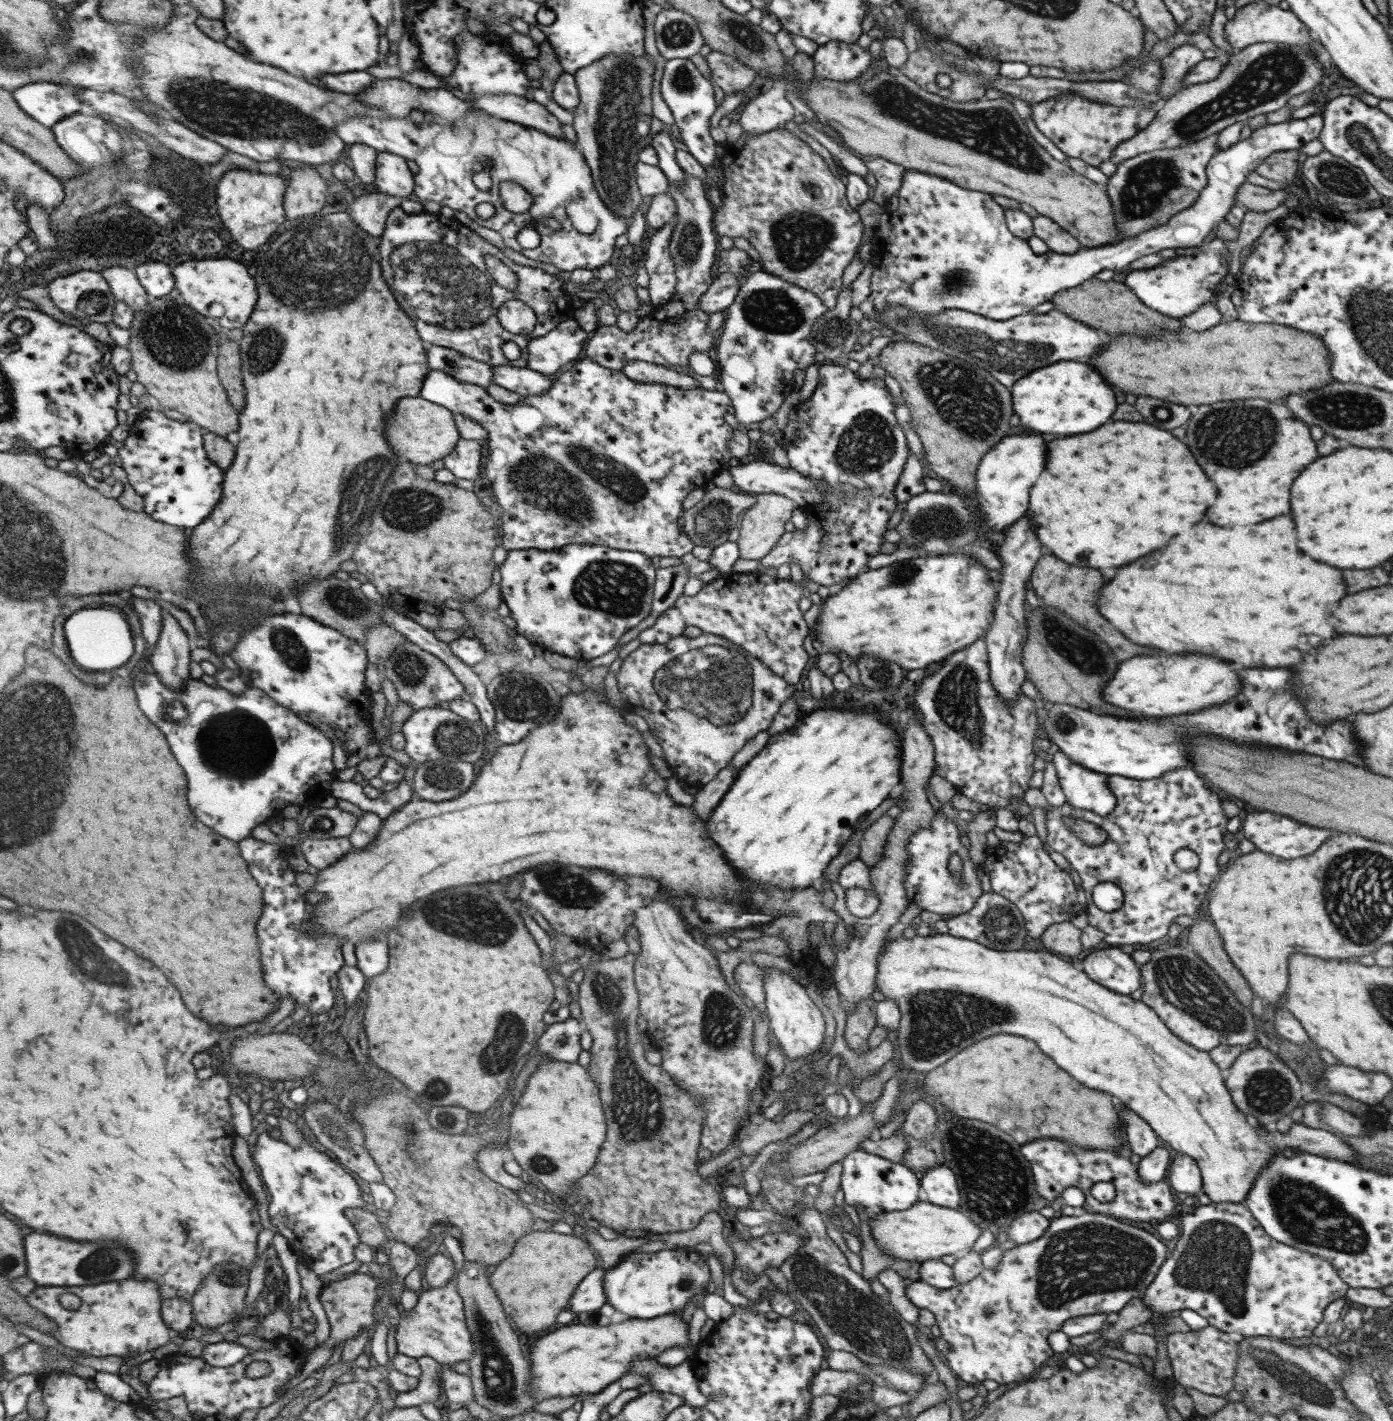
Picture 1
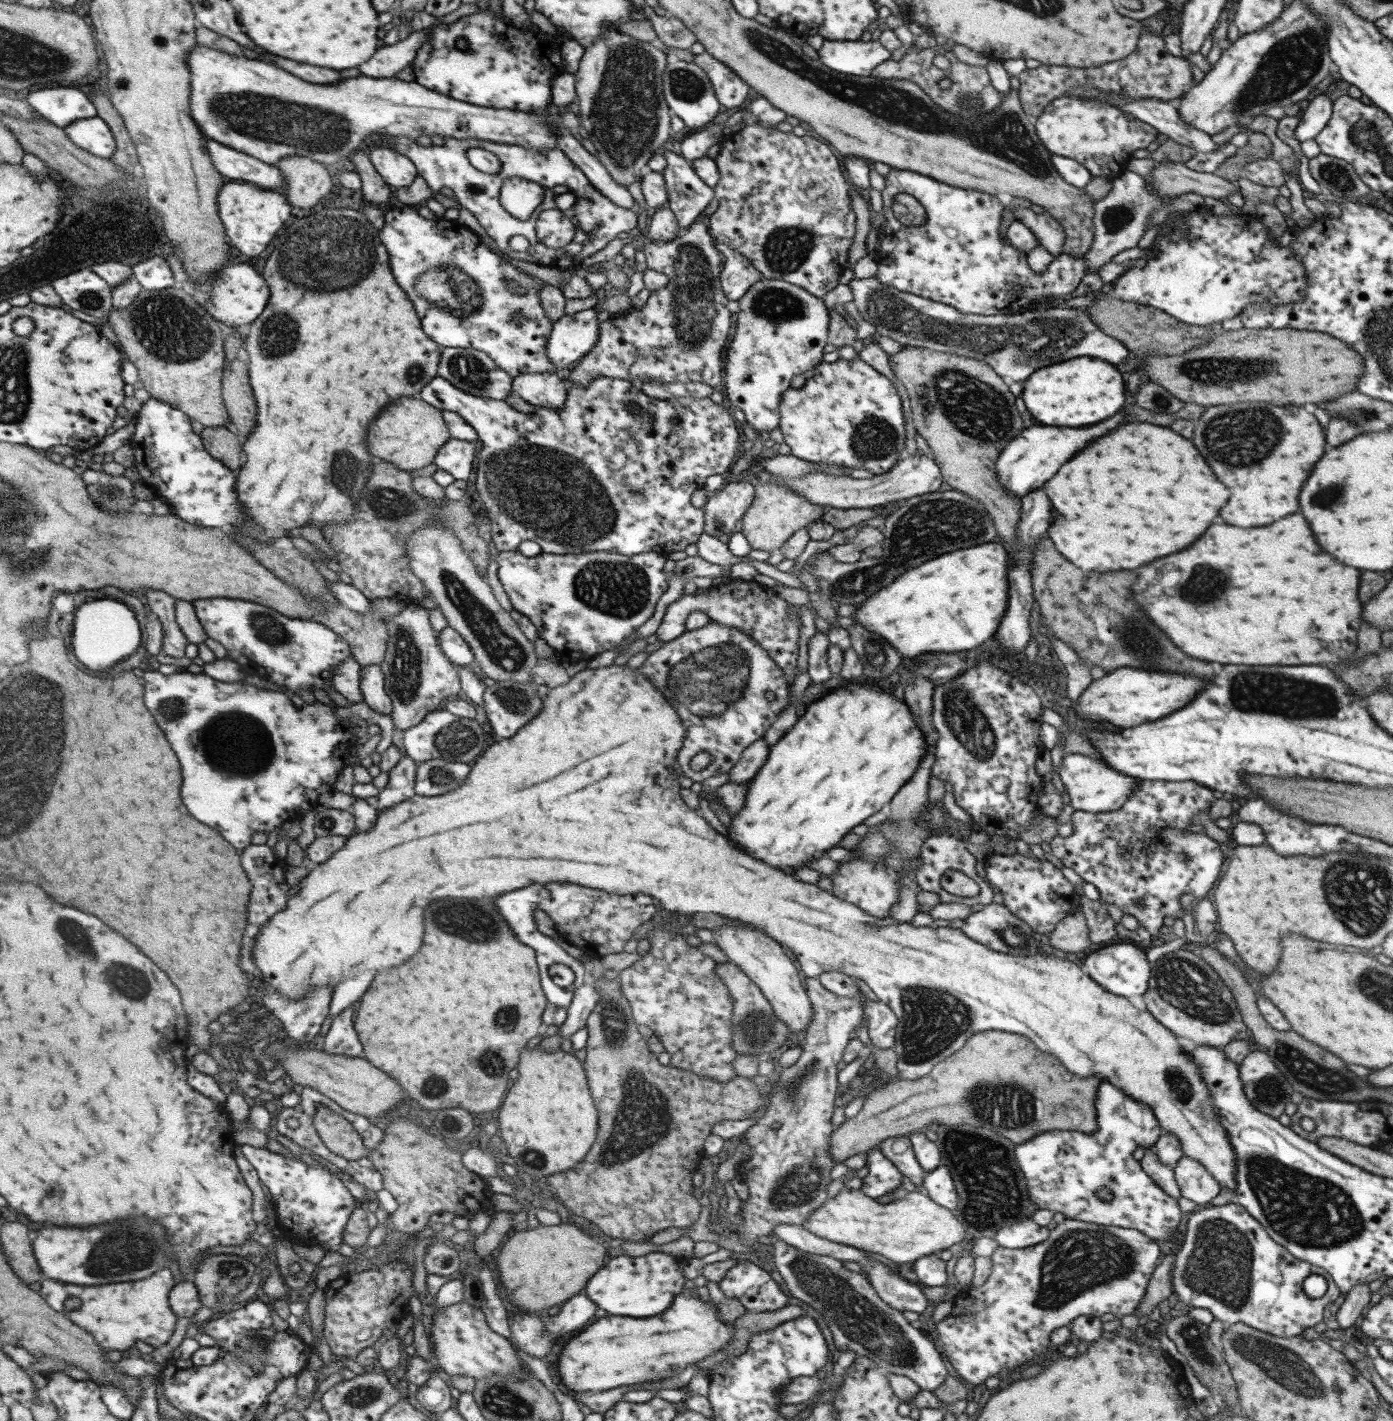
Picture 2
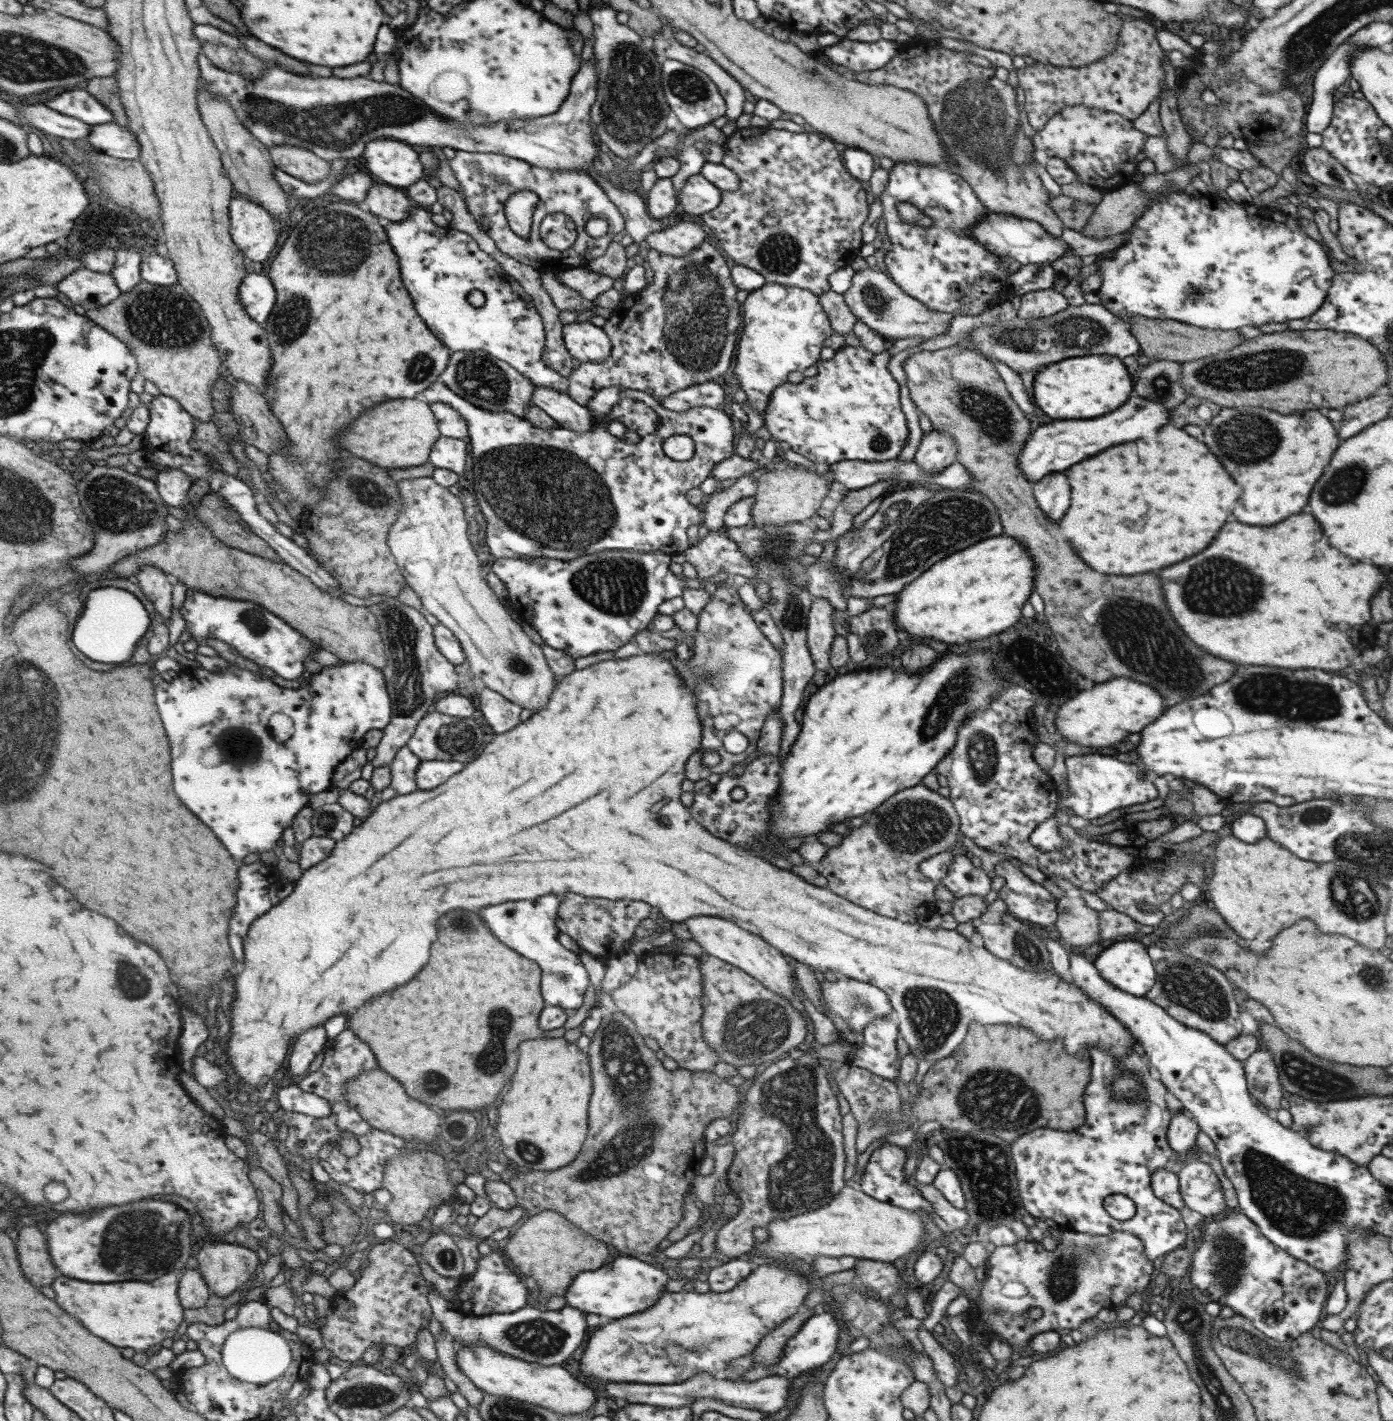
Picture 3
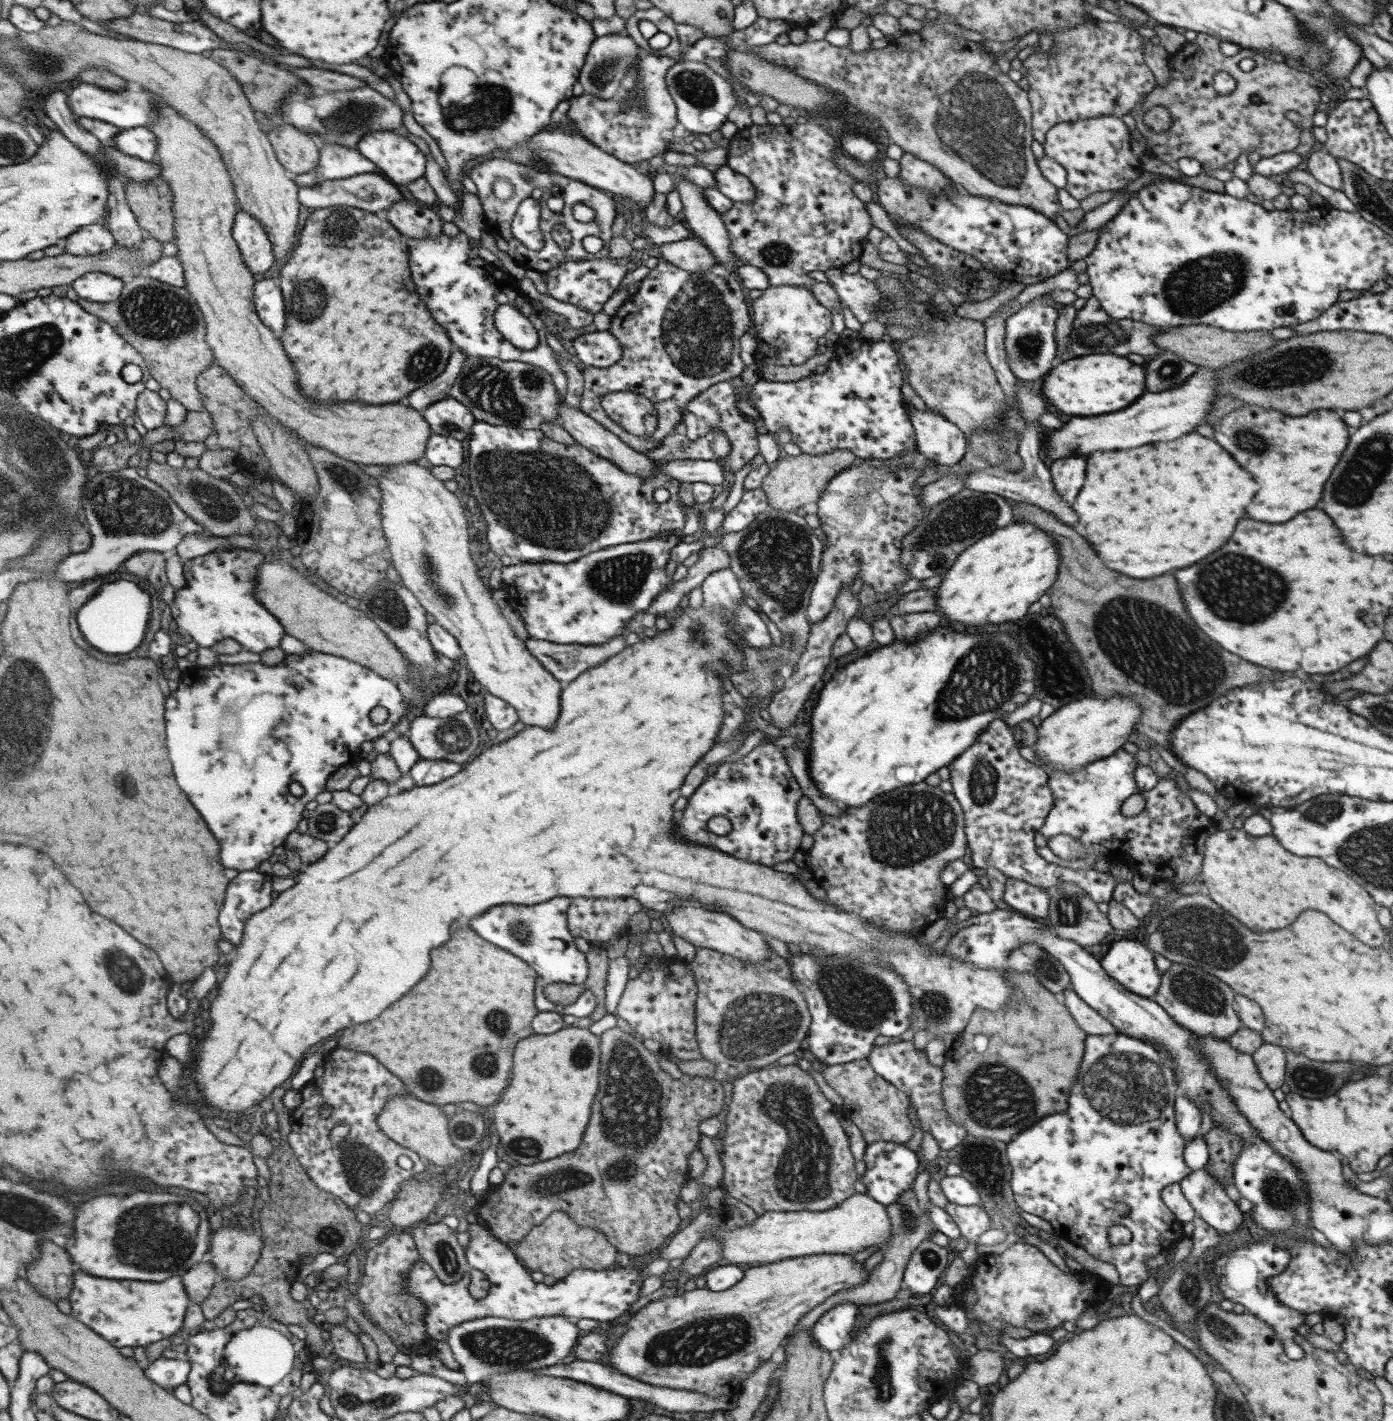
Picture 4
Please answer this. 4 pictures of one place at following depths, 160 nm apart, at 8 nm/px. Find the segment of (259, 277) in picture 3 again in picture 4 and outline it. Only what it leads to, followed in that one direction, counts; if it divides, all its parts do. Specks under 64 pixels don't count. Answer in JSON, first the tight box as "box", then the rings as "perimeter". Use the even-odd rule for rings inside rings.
{"box":[254,277,287,336],"perimeter":[[[277,277],[257,281],[254,299],[258,315],[277,336],[283,336],[287,328],[286,299]]]}

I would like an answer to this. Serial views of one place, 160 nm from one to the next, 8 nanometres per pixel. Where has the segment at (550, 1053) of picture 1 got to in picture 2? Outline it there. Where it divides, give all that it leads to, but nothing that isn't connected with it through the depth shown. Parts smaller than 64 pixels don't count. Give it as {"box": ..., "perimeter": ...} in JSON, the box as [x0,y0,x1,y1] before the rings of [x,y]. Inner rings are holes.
{"box":[557,981,599,1038],"perimeter":[[[589,981],[582,983],[573,992],[571,1003],[566,1008],[566,1019],[560,1024],[557,1034],[564,1038],[570,1038],[571,1034],[579,1028],[586,1026],[587,1017],[599,1001],[599,994]]]}

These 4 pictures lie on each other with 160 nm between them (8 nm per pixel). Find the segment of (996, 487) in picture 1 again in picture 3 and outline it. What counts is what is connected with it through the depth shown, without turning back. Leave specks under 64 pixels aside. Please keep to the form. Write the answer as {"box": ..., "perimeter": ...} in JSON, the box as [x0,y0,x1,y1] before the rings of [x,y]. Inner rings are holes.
{"box":[1017,396,1169,482],"perimeter":[[[1131,396],[1123,406],[1119,406],[1119,410],[1113,410],[1111,414],[1099,418],[1055,420],[1053,424],[1039,426],[1037,432],[1028,435],[1029,440],[1023,443],[1020,456],[1017,457],[1018,467],[1029,482],[1037,482],[1045,474],[1055,470],[1061,472],[1067,466],[1081,462],[1083,458],[1089,458],[1113,444],[1123,444],[1137,438],[1153,438],[1157,428],[1163,428],[1167,422],[1169,422],[1169,410],[1163,404]]]}

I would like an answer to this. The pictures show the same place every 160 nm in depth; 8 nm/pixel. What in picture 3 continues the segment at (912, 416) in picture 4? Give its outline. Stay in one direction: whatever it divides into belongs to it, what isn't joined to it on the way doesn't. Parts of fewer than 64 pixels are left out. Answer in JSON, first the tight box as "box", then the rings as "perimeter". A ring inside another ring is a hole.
{"box":[913,429,955,475],"perimeter":[[[935,429],[922,434],[913,458],[913,462],[926,475],[939,472],[955,460],[955,440],[951,434]]]}

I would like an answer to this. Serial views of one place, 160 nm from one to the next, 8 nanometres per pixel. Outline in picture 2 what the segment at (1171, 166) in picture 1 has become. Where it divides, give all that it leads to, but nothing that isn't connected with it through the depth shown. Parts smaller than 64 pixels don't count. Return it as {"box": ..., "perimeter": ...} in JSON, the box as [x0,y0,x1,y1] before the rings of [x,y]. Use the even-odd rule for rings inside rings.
{"box":[1084,171,1177,273],"perimeter":[[[1123,171],[1117,178],[1111,179],[1109,192],[1093,204],[1093,240],[1089,250],[1084,254],[1084,272],[1096,273],[1101,266],[1110,262],[1111,258],[1121,250],[1133,248],[1143,233],[1145,221],[1149,214],[1177,196],[1160,196],[1150,190],[1149,177],[1138,176],[1131,171]]]}

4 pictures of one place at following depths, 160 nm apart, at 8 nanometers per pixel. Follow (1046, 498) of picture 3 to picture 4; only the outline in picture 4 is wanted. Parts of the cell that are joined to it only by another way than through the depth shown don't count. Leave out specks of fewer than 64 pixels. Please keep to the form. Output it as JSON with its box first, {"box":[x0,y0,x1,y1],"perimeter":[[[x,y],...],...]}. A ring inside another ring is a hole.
{"box":[1047,456,1085,502],"perimeter":[[[1071,456],[1071,458],[1057,458],[1055,462],[1047,464],[1053,486],[1059,496],[1063,496],[1067,502],[1073,502],[1077,490],[1083,484],[1085,476],[1085,460],[1083,456]]]}

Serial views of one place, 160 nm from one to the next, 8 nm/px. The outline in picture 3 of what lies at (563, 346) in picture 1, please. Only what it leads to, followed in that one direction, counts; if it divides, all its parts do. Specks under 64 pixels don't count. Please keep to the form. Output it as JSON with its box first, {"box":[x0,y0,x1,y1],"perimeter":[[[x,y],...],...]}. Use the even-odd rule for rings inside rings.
{"box":[561,320,610,363],"perimeter":[[[589,320],[563,325],[561,336],[567,352],[581,363],[600,362],[610,354],[608,336]]]}

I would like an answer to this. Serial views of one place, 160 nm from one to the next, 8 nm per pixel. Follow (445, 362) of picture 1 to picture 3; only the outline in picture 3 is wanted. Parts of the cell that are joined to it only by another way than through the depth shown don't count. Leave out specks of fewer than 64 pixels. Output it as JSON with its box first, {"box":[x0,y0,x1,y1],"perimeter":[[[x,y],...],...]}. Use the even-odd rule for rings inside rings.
{"box":[438,350,535,419],"perimeter":[[[482,350],[451,352],[438,381],[453,394],[471,402],[471,405],[476,408],[491,413],[506,411],[521,419],[524,418],[523,413],[527,406],[531,406],[530,399],[533,395],[533,386],[535,386],[527,378],[523,378],[523,375],[512,366],[489,356]]]}

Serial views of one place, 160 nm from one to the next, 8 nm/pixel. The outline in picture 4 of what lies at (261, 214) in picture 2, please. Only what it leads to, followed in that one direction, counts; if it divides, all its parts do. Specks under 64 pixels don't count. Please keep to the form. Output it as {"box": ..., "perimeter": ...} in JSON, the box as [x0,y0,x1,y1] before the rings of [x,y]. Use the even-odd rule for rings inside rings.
{"box":[234,210,277,272],"perimeter":[[[239,210],[234,223],[234,237],[242,250],[242,257],[245,259],[251,272],[273,271],[277,264],[274,255],[274,242],[271,242],[266,227],[255,218],[253,214]]]}

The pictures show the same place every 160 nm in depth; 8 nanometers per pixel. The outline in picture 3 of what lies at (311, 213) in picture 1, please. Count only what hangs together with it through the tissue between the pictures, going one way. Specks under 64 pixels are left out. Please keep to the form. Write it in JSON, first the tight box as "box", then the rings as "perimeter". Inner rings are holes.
{"box":[270,145,331,184],"perimeter":[[[275,145],[270,151],[279,169],[307,184],[319,184],[331,176],[331,163],[312,150],[295,145]]]}

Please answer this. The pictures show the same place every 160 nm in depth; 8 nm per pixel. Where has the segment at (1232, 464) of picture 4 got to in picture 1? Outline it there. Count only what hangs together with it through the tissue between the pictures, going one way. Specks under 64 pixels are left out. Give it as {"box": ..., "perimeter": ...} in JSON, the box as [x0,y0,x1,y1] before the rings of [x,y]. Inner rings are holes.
{"box":[1029,422,1215,568],"perimeter":[[[1109,422],[1099,426],[1093,432],[1087,434],[1077,434],[1073,438],[1055,438],[1051,442],[1047,442],[1047,466],[1043,470],[1043,474],[1037,478],[1037,482],[1031,486],[1029,490],[1029,518],[1033,522],[1033,530],[1039,538],[1039,542],[1059,560],[1067,562],[1067,564],[1075,564],[1075,566],[1087,566],[1087,568],[1105,568],[1105,566],[1123,566],[1129,564],[1133,560],[1137,560],[1139,556],[1145,556],[1161,546],[1167,544],[1169,538],[1173,538],[1175,534],[1185,532],[1187,528],[1191,528],[1193,524],[1197,524],[1205,510],[1215,502],[1215,486],[1213,482],[1203,474],[1203,470],[1195,464],[1195,458],[1191,456],[1191,452],[1187,450],[1185,444],[1181,444],[1175,436],[1171,436],[1169,432],[1163,430],[1155,430],[1147,424],[1133,424],[1133,422]]]}

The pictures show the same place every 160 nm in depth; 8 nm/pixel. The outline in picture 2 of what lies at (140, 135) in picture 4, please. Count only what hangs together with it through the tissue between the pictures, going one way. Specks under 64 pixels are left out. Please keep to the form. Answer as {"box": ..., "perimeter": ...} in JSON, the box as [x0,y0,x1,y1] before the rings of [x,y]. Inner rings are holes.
{"box":[65,117,116,159],"perimeter":[[[101,117],[77,120],[65,128],[71,140],[101,158],[111,159],[116,151],[116,138],[113,131]]]}

